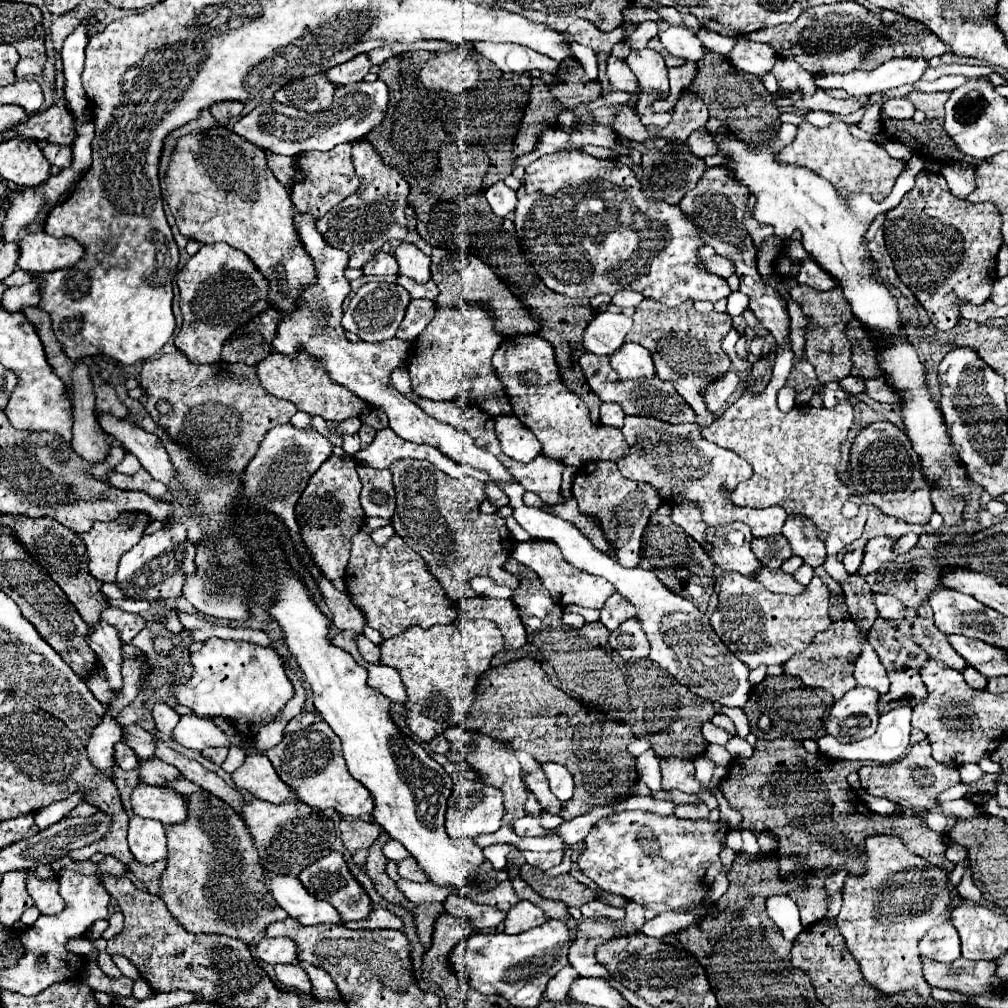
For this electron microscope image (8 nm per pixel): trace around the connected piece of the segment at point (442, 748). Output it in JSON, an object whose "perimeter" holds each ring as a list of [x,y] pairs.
{"perimeter":[[[443,734],[435,736],[435,738],[429,742],[429,748],[431,748],[431,752],[437,752],[437,754],[447,754],[447,752],[451,750],[451,746],[447,744],[447,740],[445,740]]]}

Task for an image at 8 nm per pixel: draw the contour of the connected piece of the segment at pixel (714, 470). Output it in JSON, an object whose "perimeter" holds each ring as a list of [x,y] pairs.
{"perimeter":[[[625,416],[625,426],[621,430],[631,446],[631,454],[617,464],[619,472],[629,480],[653,484],[665,504],[679,504],[683,498],[689,498],[703,508],[703,520],[707,520],[709,526],[723,526],[739,520],[751,528],[755,538],[781,532],[787,518],[783,508],[771,506],[749,512],[747,508],[731,504],[731,492],[739,482],[751,478],[751,466],[735,452],[707,442],[697,424],[673,426],[649,416]]]}

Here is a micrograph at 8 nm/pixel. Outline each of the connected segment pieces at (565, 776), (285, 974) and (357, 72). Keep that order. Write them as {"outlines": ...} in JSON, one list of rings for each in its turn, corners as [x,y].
{"outlines":[[[[543,764],[543,772],[547,776],[551,792],[561,800],[569,800],[573,796],[573,776],[567,768],[559,764]]],[[[279,964],[279,984],[285,990],[303,990],[303,994],[313,992],[309,976],[295,964]]],[[[367,54],[363,56],[355,56],[351,58],[351,62],[343,62],[335,68],[329,68],[325,72],[327,80],[331,80],[331,84],[335,86],[343,86],[343,84],[351,84],[351,82],[361,82],[365,78],[365,74],[369,72],[371,62],[367,58]]]]}

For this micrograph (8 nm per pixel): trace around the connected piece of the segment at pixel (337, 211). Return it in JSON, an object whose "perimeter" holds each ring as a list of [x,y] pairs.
{"perimeter":[[[367,140],[353,144],[353,164],[361,180],[359,190],[345,198],[339,208],[335,206],[321,220],[317,220],[317,230],[331,246],[349,252],[349,268],[363,268],[363,264],[373,258],[369,254],[379,252],[385,242],[403,242],[407,238],[405,208],[409,204],[409,184],[399,168],[389,168],[389,164],[383,164],[383,158]]]}

